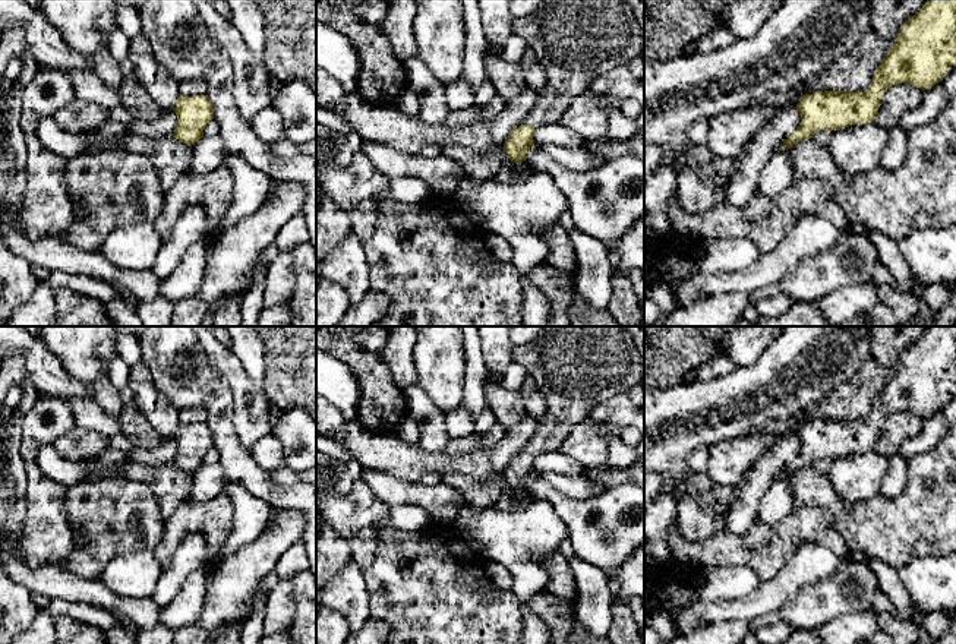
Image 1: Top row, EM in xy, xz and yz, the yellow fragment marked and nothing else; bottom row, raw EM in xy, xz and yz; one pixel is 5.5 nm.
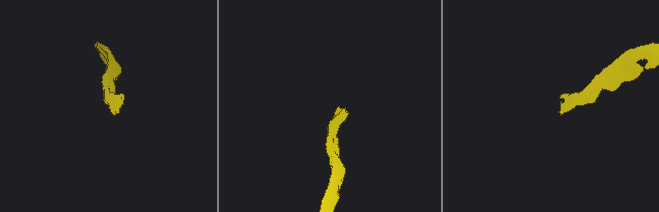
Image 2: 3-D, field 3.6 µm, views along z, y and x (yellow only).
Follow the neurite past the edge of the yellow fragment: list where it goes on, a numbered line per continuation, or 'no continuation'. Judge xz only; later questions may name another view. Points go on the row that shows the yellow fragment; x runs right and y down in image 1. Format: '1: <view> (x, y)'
1: xz (574, 41)

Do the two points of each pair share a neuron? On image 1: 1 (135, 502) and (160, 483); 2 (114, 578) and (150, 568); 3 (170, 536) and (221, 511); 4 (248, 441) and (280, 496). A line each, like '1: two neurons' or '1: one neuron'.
1: two neurons
2: one neuron
3: one neuron
4: two neurons

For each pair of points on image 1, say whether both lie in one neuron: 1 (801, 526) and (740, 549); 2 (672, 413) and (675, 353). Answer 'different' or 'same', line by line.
1: same
2: different

